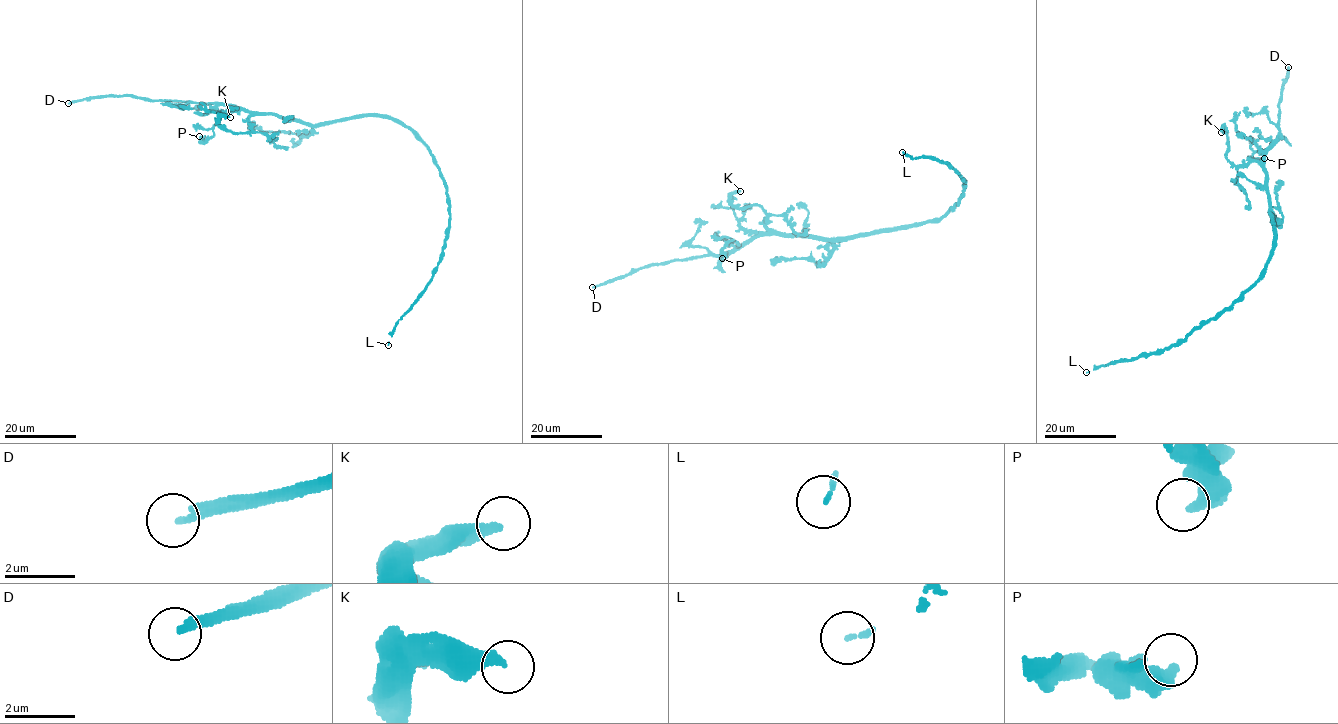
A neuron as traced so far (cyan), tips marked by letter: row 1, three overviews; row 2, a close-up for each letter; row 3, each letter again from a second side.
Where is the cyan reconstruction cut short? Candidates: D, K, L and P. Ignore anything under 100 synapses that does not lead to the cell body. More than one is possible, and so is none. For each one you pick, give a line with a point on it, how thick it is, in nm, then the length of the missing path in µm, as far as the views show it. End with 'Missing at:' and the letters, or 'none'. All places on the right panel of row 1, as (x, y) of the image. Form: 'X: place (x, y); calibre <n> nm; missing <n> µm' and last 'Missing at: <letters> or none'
D: place (1288, 67); calibre 240 nm; missing 90 µm
Missing at: D

